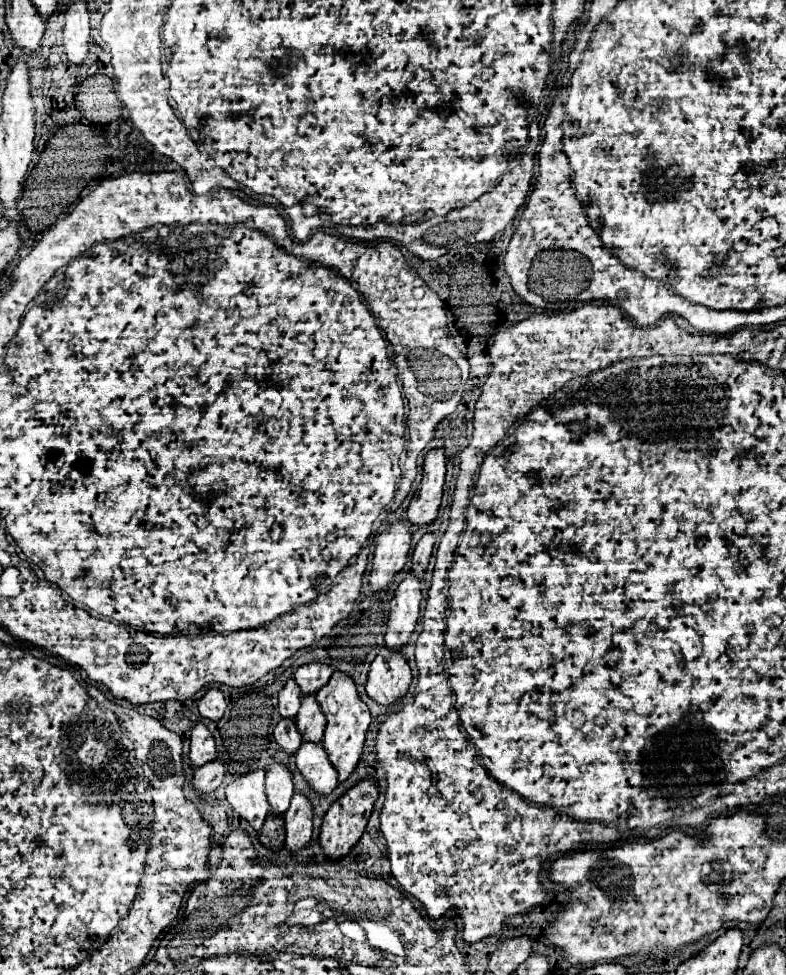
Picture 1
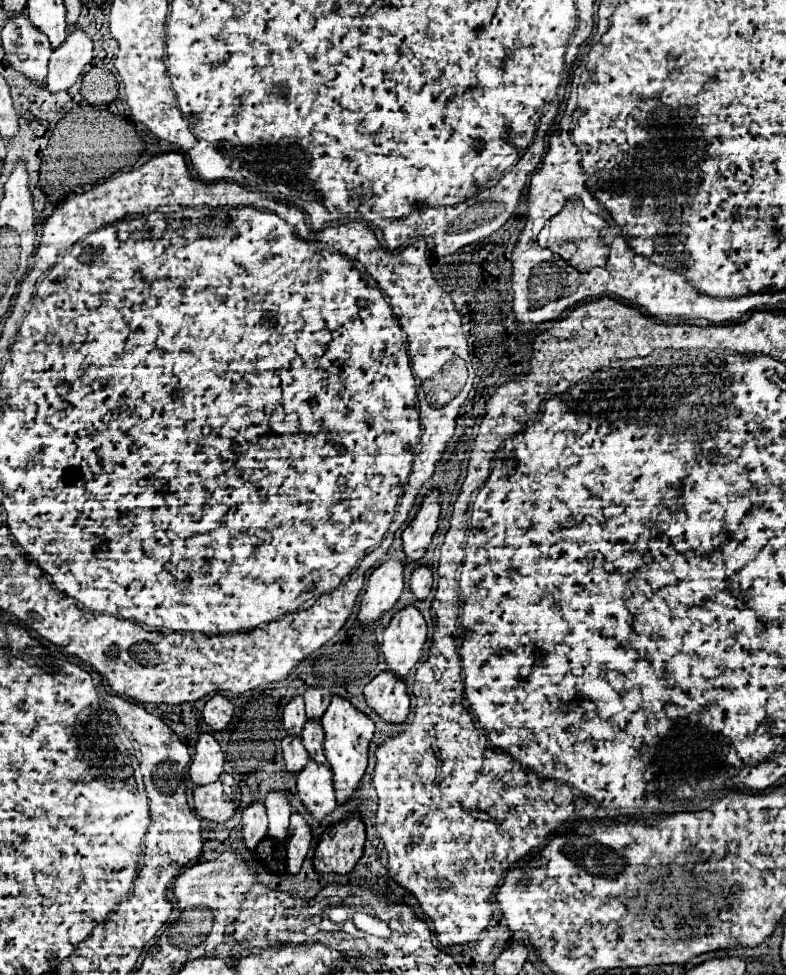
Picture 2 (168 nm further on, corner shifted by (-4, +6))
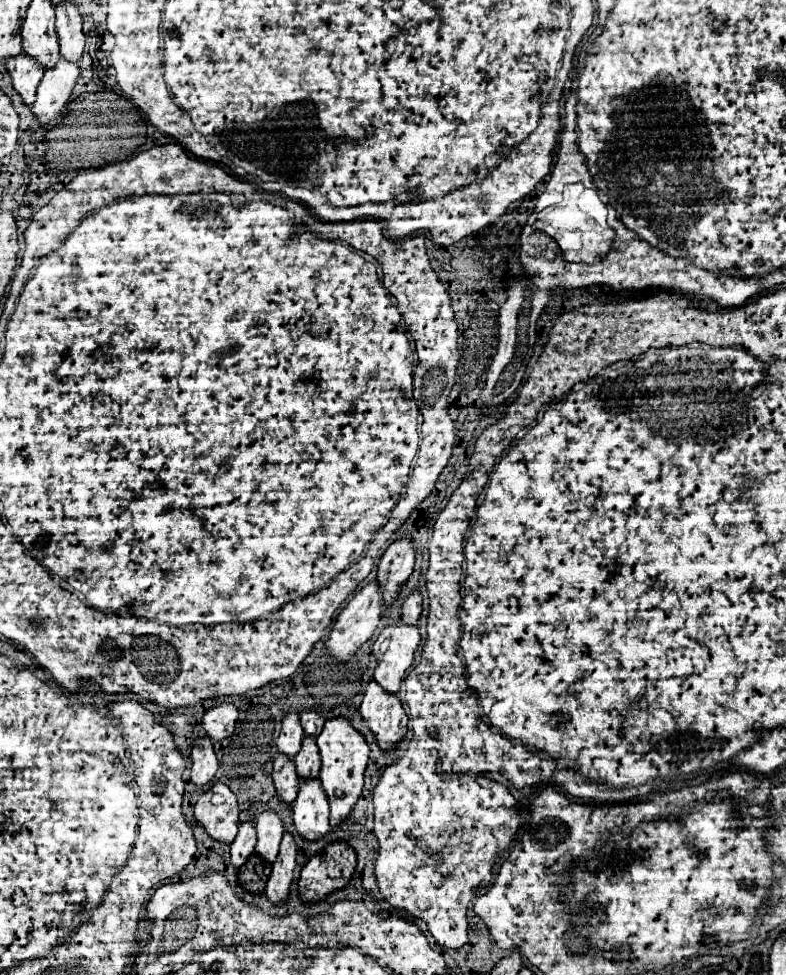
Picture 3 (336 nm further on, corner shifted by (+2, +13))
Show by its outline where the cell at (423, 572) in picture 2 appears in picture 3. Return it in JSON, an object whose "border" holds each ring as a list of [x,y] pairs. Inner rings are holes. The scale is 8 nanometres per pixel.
{"border":[[[413,589],[403,601],[401,619],[405,623],[417,623],[419,615],[421,615],[421,593],[419,593],[419,589]]]}

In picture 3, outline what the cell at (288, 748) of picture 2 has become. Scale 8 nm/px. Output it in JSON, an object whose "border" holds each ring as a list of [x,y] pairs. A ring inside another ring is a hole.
{"border":[[[277,753],[273,759],[273,783],[277,793],[285,803],[293,803],[297,797],[297,785],[299,785],[299,775],[295,771],[293,759],[285,759],[285,755]]]}

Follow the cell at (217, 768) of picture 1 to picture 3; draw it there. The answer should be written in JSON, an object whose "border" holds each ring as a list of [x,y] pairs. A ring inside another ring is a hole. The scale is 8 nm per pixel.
{"border":[[[213,783],[195,803],[195,819],[217,839],[231,843],[237,835],[239,809],[237,799],[227,783]]]}

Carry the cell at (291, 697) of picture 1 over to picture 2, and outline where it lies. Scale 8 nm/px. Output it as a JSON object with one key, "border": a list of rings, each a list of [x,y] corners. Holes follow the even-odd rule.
{"border":[[[301,696],[293,698],[287,706],[285,706],[285,712],[283,712],[283,726],[285,726],[285,732],[289,736],[299,736],[303,726],[305,726],[307,718],[305,718],[305,702]]]}

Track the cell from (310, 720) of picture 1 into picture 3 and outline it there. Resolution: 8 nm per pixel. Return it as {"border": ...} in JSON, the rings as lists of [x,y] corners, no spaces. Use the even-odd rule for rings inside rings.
{"border":[[[305,737],[301,743],[301,751],[295,755],[297,775],[299,777],[317,777],[321,769],[319,749],[315,745],[315,737]]]}

